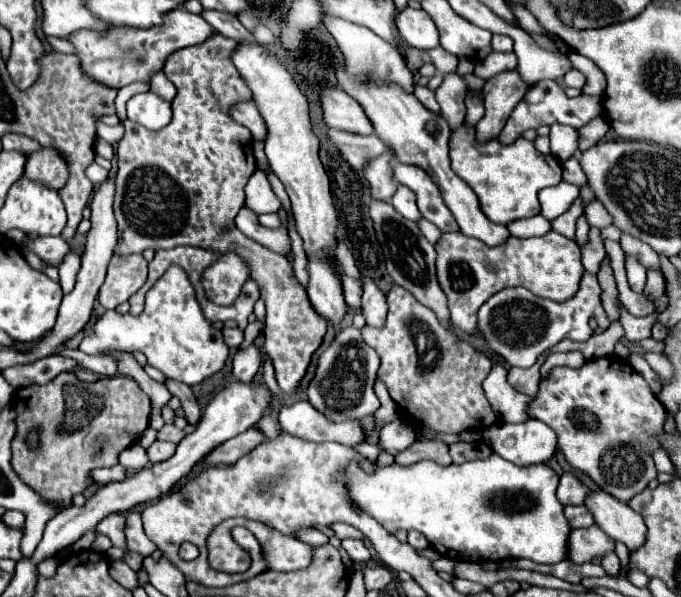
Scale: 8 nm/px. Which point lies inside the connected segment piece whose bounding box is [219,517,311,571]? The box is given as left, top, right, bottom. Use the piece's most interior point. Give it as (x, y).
(282, 553)

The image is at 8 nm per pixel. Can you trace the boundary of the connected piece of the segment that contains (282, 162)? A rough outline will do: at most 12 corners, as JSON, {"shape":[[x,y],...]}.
{"shape":[[261,45],[233,63],[267,123],[307,257],[335,249],[339,217],[309,105]]}

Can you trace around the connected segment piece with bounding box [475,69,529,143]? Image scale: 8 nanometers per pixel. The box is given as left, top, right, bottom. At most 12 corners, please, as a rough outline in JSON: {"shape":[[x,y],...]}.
{"shape":[[515,69],[483,87],[485,115],[475,125],[479,143],[501,133],[527,87]]}

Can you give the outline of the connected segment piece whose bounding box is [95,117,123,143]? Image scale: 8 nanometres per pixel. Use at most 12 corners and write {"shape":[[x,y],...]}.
{"shape":[[97,121],[97,135],[105,141],[117,143],[123,137],[123,127],[105,125]]}

